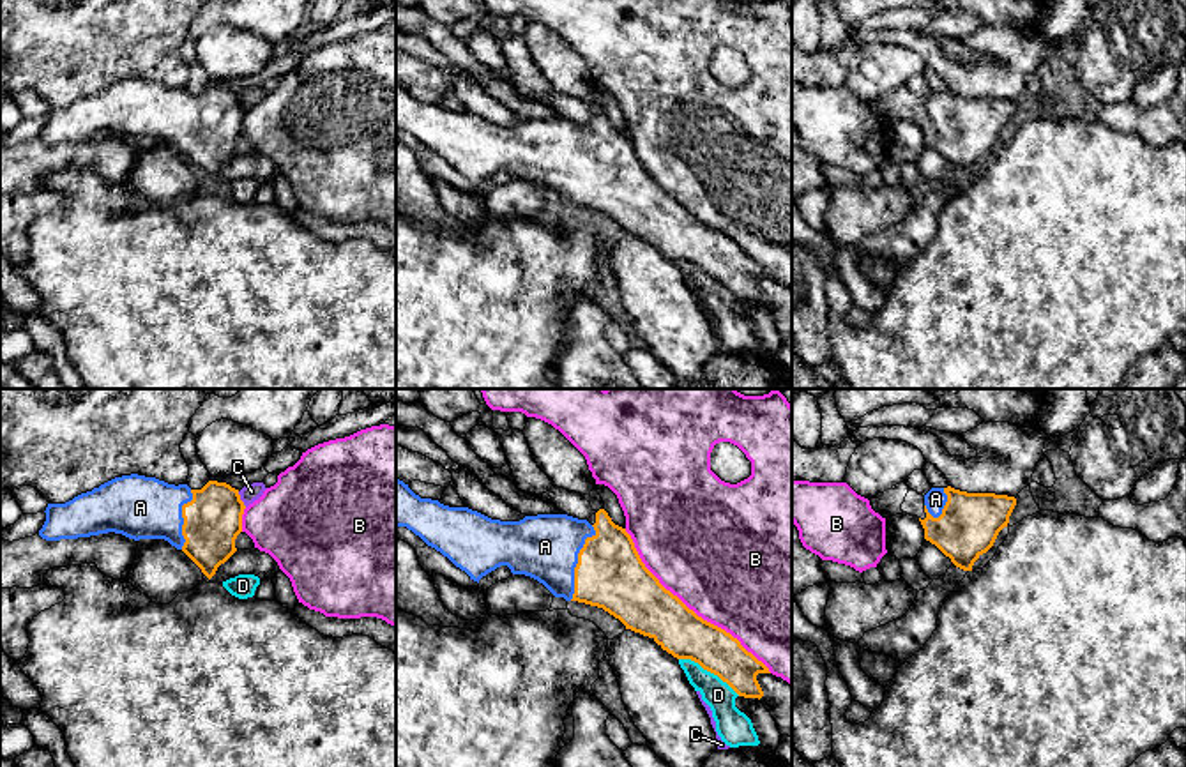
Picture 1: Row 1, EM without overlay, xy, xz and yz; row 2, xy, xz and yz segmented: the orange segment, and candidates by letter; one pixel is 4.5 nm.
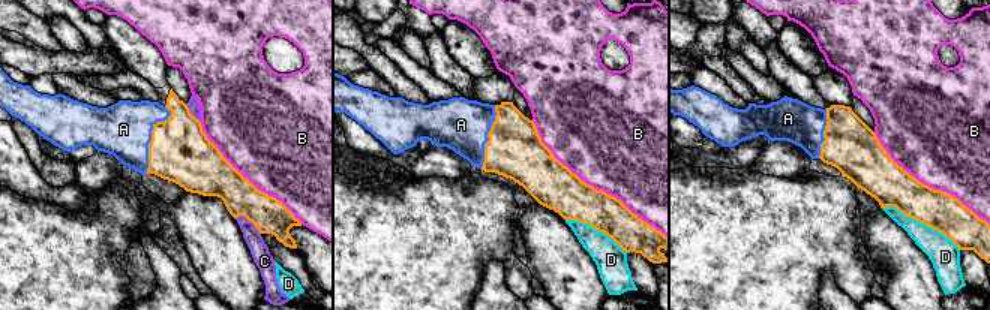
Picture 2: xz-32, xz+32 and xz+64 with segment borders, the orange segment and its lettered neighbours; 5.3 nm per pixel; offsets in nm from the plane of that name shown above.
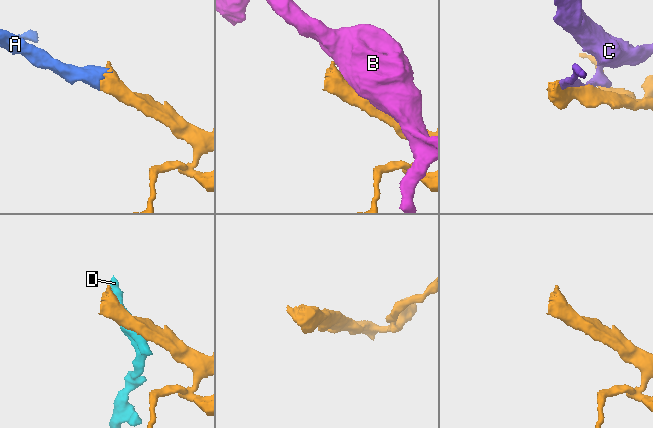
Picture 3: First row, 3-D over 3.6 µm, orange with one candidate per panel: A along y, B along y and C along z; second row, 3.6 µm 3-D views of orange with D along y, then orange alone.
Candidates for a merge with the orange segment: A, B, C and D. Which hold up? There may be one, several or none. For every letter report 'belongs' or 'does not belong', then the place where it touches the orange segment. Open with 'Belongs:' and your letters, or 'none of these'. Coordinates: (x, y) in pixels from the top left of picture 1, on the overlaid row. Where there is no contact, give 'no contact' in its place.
Belongs: A
A: belongs; meets orange in xz at (578, 562)
B: does not belong; meets orange in xz at (688, 608)
C: does not belong; meets orange in xy at (239, 499)
D: does not belong; meets orange in xz at (709, 670)

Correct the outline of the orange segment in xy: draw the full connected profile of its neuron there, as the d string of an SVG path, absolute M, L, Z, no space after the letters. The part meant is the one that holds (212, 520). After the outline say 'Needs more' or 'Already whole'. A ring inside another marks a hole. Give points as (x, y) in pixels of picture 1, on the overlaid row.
M131 474L65 504L48 504L39 535L60 541L115 532L134 541L164 539L210 580L237 551L244 509L239 490L226 482L191 490Z. Needs more

